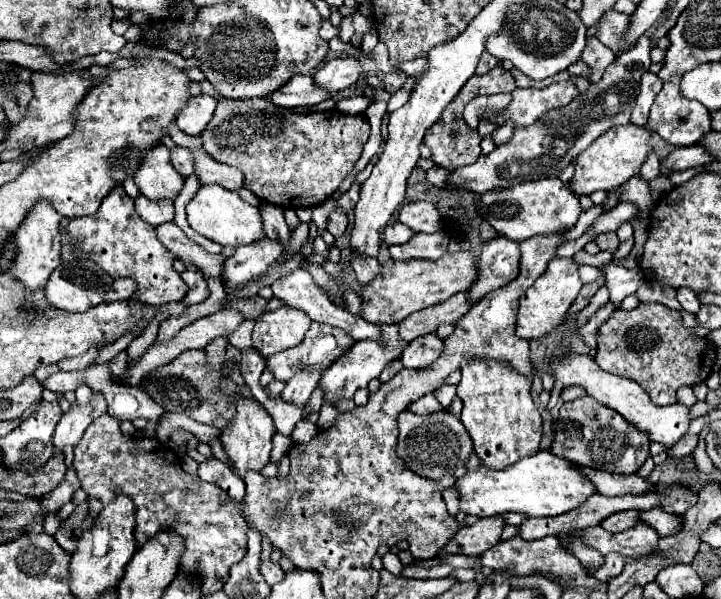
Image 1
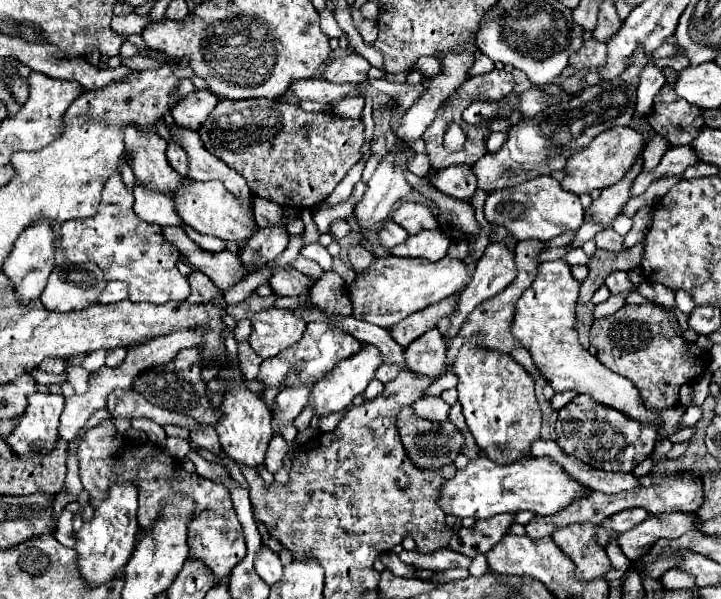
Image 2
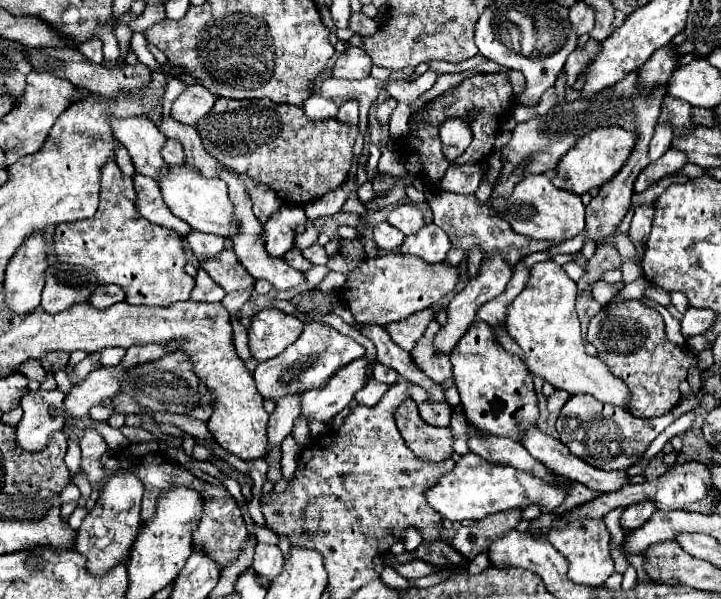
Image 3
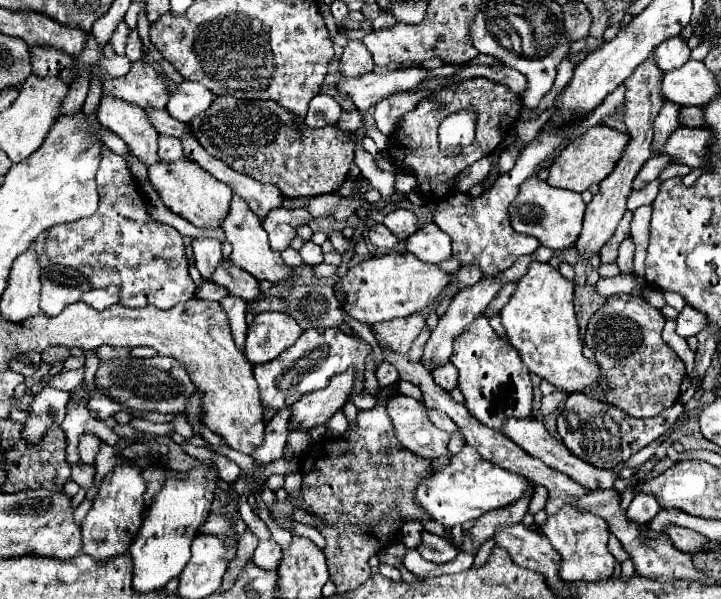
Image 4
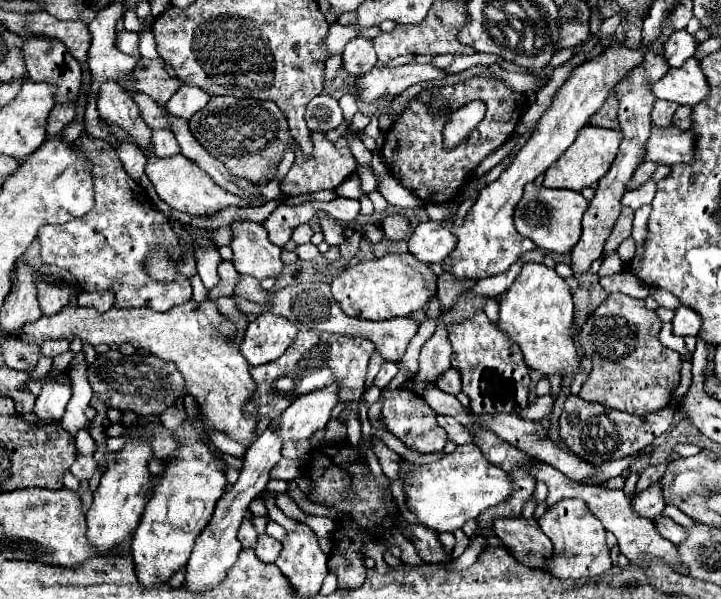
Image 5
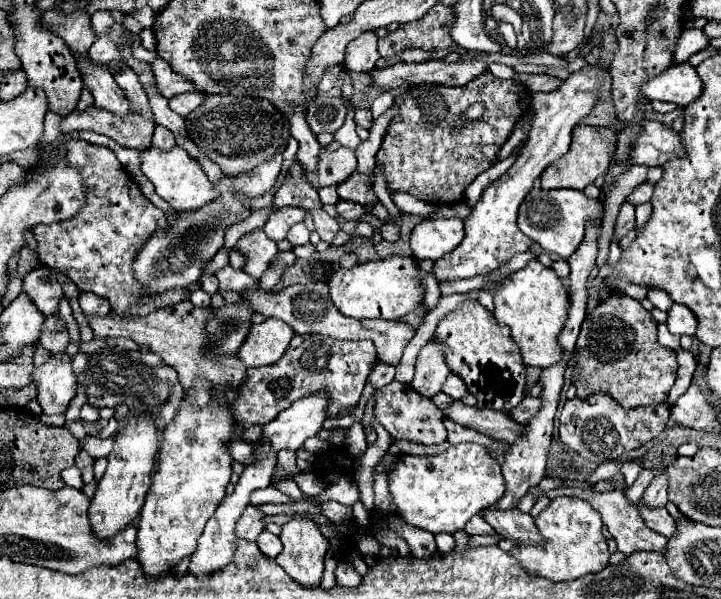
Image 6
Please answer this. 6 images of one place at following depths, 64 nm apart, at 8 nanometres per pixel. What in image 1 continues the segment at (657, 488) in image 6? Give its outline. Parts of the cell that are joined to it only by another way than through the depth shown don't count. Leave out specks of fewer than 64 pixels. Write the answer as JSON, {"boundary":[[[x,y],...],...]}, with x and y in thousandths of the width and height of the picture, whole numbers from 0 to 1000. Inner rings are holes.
{"boundary":[[[868,851],[868,855],[854,855],[854,858],[849,858],[849,861],[843,861],[840,868],[835,868],[835,881],[838,885],[843,885],[843,888],[865,888],[865,885],[871,885],[871,881],[877,881],[877,878],[882,878],[885,871],[882,871],[882,858],[888,858],[885,851]]]}

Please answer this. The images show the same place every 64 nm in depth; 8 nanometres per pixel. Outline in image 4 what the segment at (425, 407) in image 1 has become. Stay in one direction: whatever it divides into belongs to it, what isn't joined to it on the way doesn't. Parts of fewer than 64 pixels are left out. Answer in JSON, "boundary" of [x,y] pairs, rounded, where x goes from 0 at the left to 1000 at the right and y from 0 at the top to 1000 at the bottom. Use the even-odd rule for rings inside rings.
{"boundary":[[[596,684],[594,688],[594,694],[596,694],[596,701],[599,701],[599,708],[602,711],[607,711],[610,718],[616,718],[616,721],[621,721],[621,725],[630,725],[630,721],[638,721],[638,715],[619,694],[619,691],[610,691],[610,688],[605,688],[605,684]]]}

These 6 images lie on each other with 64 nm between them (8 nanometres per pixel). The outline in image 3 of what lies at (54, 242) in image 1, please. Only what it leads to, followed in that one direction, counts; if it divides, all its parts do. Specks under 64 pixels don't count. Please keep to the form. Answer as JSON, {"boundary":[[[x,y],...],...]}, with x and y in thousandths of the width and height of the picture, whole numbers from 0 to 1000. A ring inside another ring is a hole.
{"boundary":[[[58,387],[44,391],[44,397],[39,397],[31,414],[17,427],[11,447],[8,447],[8,511],[19,521],[19,524],[42,524],[55,511],[55,491],[61,481],[61,451],[64,451],[64,404],[58,401]]]}

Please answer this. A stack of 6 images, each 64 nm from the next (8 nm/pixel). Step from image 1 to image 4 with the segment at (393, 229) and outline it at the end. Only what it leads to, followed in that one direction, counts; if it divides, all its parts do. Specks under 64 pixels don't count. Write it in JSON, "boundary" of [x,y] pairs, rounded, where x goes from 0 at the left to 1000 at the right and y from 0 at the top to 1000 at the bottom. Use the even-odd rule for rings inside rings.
{"boundary":[[[516,374],[510,384],[510,397],[524,414],[544,414],[552,404],[552,397],[533,374]]]}

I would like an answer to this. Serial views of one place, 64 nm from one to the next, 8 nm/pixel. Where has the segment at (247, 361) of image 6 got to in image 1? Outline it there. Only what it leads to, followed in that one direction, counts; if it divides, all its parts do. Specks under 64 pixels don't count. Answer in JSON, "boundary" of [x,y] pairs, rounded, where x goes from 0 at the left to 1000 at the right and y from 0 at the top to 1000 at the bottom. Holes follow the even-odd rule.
{"boundary":[[[405,511],[369,518],[355,531],[350,578],[366,598],[374,598],[383,588],[416,574],[424,551],[430,548],[430,538],[433,538],[430,528]]]}

